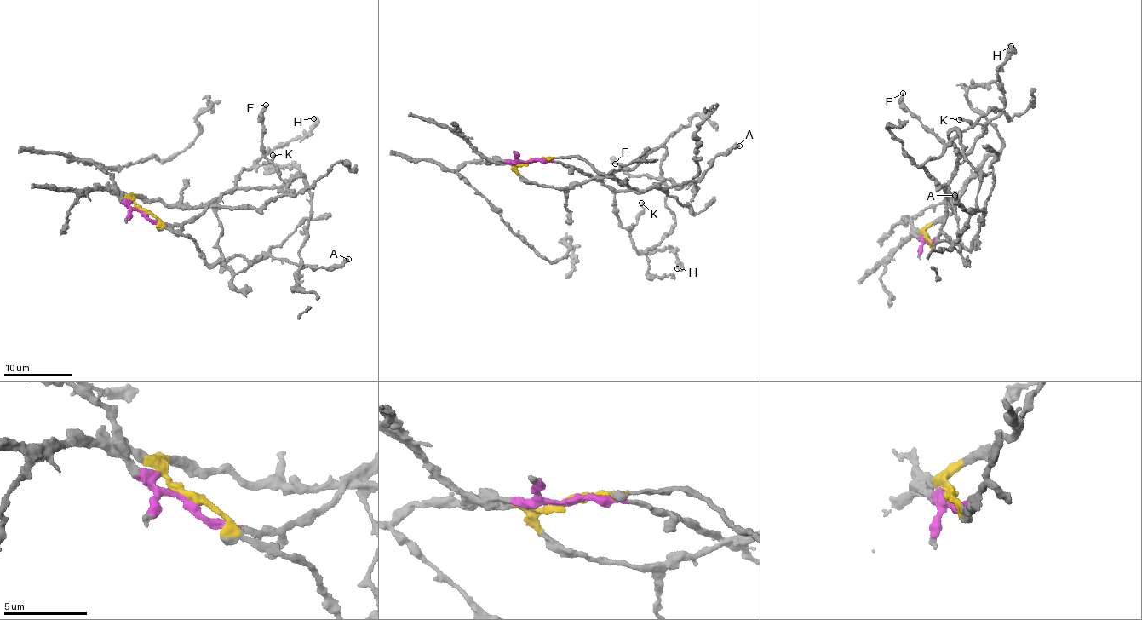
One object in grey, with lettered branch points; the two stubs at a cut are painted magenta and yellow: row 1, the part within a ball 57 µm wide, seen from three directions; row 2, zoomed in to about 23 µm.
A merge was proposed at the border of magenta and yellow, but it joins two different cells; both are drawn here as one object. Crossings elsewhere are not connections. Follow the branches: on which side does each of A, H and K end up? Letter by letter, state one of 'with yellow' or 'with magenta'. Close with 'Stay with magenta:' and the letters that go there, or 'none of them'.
A: with yellow
H: with magenta
K: with magenta
Stay with magenta: H, K

